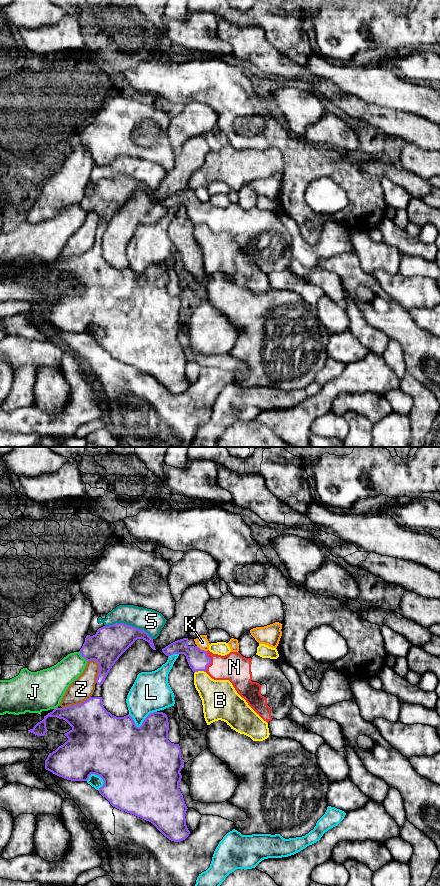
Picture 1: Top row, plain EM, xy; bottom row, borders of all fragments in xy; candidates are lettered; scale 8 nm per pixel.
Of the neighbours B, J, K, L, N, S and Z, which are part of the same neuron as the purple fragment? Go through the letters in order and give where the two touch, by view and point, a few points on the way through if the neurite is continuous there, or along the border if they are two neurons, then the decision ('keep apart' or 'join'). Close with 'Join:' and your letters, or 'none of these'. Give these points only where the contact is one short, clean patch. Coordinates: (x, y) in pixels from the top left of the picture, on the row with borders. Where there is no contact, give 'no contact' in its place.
B: meets purple in xy at (199, 670); border along xy (205, 671), (196, 671), (194, 673); keep apart
J: meets purple in xy at (82, 656); keep apart
K: meets purple in xy at (200, 649); border along xy (196, 646), (206, 651); keep apart
L: meets purple in xy at (142, 724); keep apart
N: meets purple in xy at (210, 661); runs through xy (197, 659), (210, 661), (217, 667), (234, 667); join
S: meets purple in xy at (129, 625); keep apart
Z: meets purple in xy at (99, 670); keep apart
Join: N

